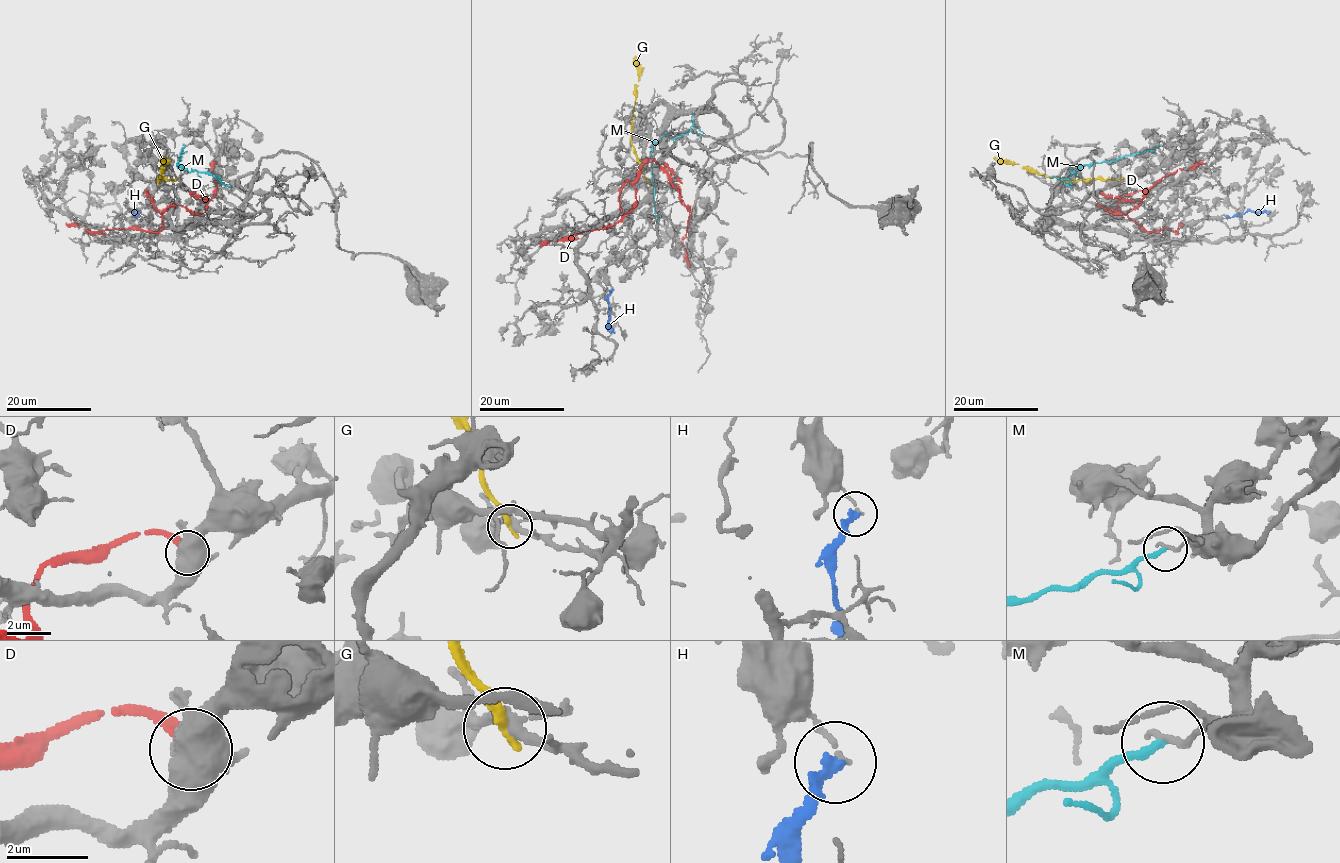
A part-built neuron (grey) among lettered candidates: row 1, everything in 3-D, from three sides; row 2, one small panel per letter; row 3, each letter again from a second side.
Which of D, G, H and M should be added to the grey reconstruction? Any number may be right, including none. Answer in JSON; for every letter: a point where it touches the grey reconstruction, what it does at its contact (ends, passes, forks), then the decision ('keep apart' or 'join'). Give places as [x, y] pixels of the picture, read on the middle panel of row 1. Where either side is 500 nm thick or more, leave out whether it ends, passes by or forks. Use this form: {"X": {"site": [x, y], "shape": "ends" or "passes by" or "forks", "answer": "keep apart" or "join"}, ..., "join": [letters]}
{"D": {"site": [621, 210], "shape": "ends", "answer": "keep apart"}, "G": {"site": [649, 183], "shape": "ends", "answer": "keep apart"}, "H": {"site": [612, 289], "shape": "ends", "answer": "keep apart"}, "M": {"site": [657, 222], "shape": "ends", "answer": "keep apart"}, "join": []}

